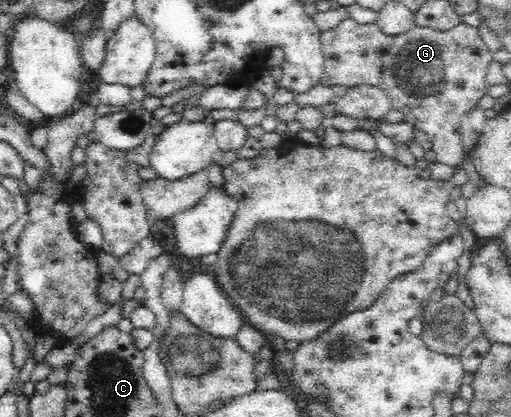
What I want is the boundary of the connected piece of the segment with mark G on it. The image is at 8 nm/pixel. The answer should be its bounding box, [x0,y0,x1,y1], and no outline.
[320,18,493,167]

